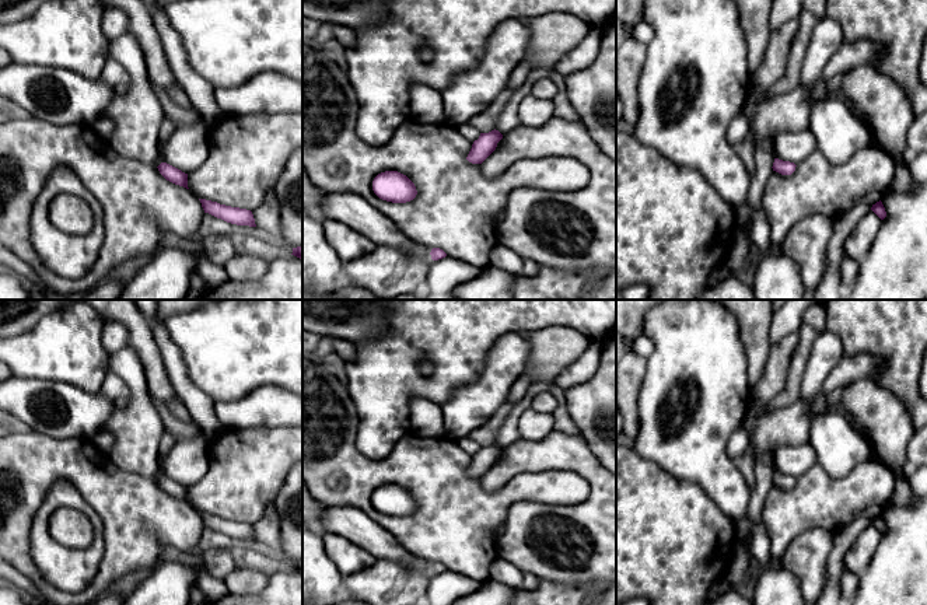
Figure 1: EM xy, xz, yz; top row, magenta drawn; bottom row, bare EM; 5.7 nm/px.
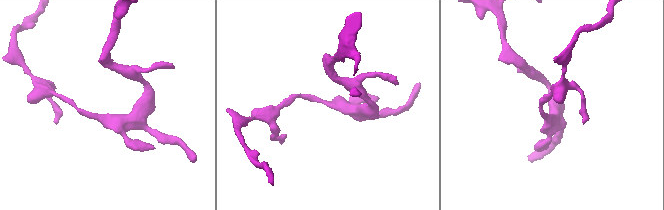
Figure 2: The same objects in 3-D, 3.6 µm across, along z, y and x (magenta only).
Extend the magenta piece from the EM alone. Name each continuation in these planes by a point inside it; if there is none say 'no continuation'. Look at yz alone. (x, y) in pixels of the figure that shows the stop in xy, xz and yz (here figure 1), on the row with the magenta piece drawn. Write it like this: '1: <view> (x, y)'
no continuation

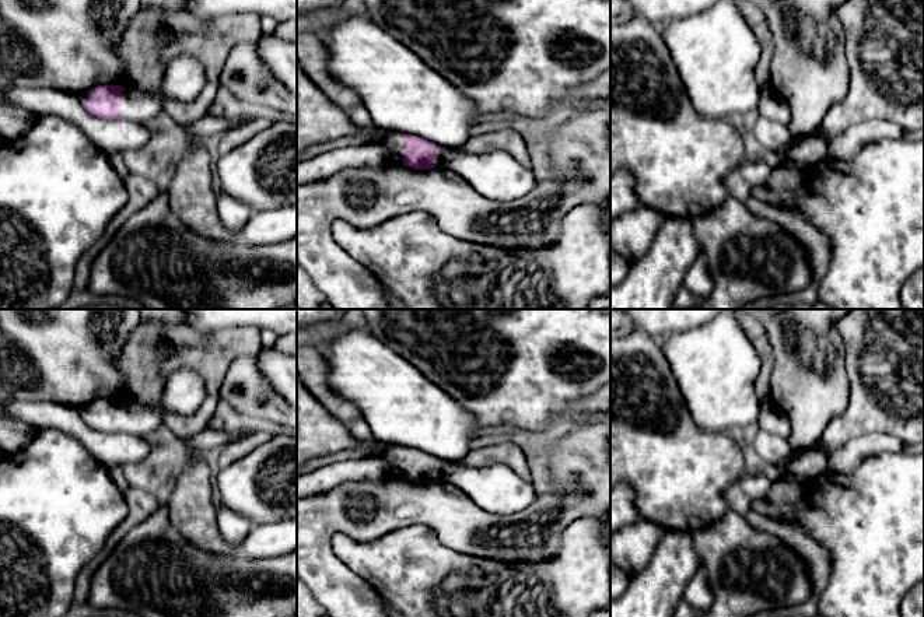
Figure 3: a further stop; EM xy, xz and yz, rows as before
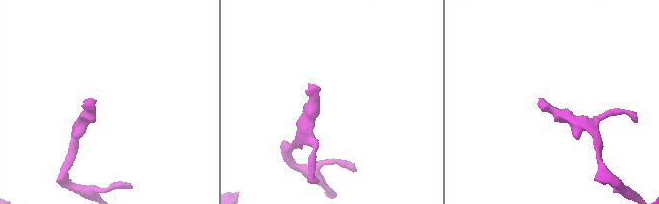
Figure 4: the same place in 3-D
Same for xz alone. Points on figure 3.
1: xz (497, 175)

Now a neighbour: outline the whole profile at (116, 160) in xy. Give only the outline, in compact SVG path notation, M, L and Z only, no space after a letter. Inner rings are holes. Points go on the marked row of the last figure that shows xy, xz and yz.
M111 153L108 154L109 162L116 173L122 178L122 180L130 173L122 153Z

